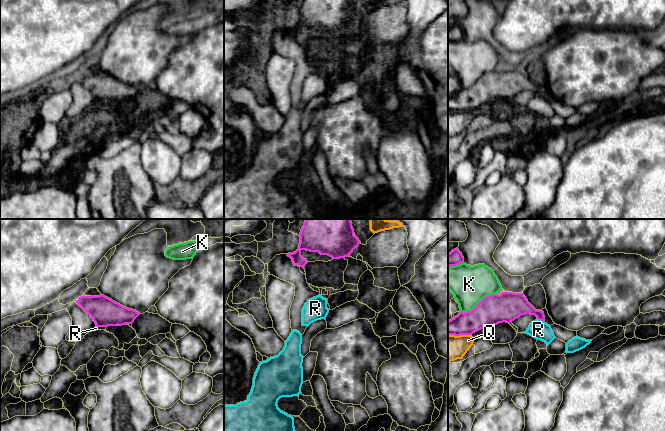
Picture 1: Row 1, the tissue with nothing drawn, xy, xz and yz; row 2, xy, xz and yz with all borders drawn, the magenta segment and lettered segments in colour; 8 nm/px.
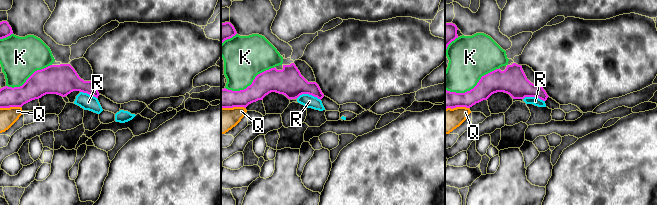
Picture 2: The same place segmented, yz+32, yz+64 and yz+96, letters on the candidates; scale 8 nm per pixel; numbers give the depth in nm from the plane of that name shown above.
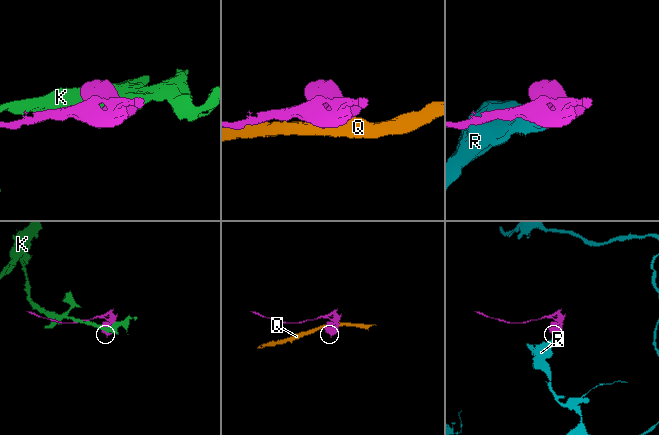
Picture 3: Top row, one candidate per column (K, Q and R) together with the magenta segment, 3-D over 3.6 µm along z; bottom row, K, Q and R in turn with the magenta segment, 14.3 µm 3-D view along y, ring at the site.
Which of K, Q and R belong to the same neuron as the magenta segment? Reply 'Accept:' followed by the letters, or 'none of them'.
Accept: none of them

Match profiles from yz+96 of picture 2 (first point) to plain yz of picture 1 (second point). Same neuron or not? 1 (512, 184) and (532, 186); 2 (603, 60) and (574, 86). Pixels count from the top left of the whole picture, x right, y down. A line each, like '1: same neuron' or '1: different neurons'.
1: different neurons
2: same neuron

